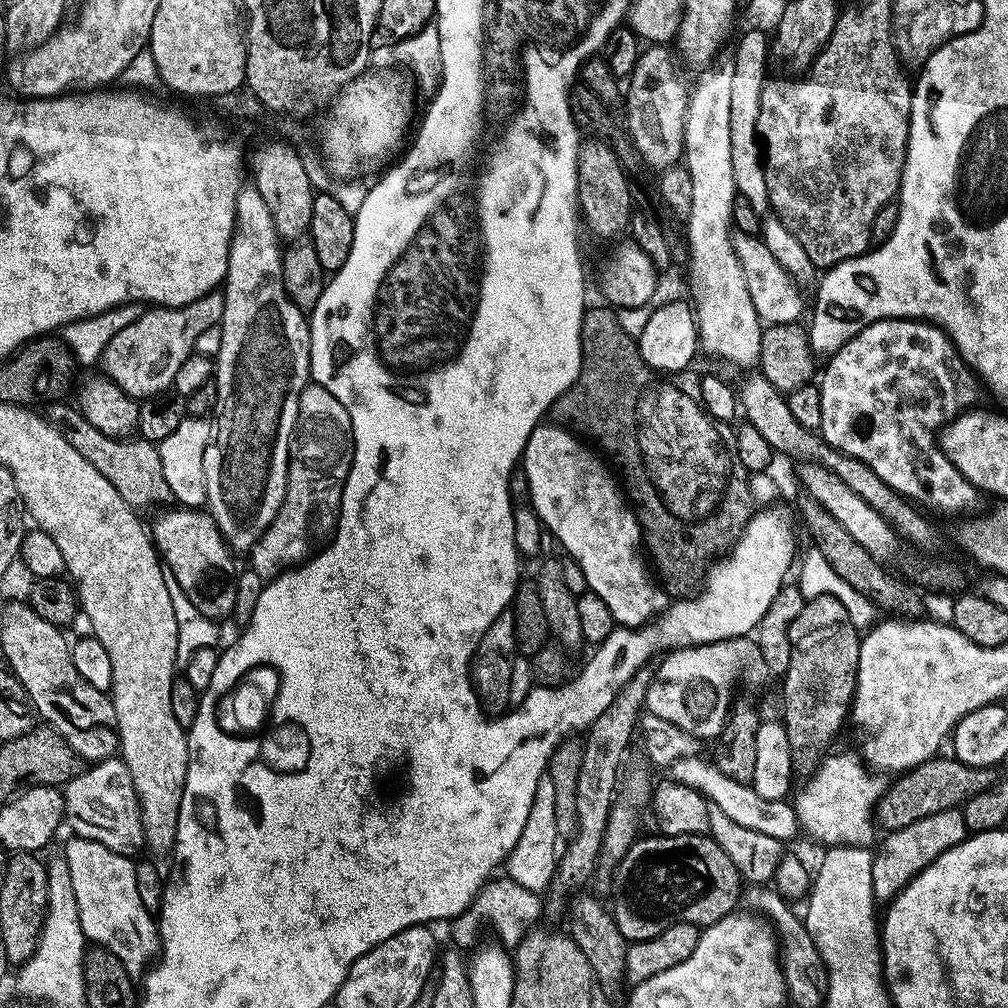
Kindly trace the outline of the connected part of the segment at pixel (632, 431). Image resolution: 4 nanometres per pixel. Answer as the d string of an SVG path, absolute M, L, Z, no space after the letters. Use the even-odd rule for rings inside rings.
M596 308L593 312L591 309L587 313L582 330L584 369L580 371L578 382L552 405L550 416L573 436L593 440L588 442L607 457L640 522L643 547L654 568L656 563L667 595L688 598L703 585L710 561L735 548L752 520L751 483L736 457L735 431L713 420L693 393L692 397L683 392L668 381L671 379L658 378L642 358L639 343L622 330L619 315L604 308Z

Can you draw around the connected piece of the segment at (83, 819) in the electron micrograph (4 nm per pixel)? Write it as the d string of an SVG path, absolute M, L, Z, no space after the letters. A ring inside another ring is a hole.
M122 759L89 767L69 781L63 793L67 827L72 827L79 839L93 840L129 858L135 857L135 852L145 851L143 810L134 778Z

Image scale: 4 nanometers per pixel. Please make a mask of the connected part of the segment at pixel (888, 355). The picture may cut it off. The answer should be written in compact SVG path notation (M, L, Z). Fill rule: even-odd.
M880 320L863 328L827 364L824 381L818 384L822 400L822 424L818 432L825 444L864 463L890 490L921 509L929 508L944 516L972 514L967 512L979 506L982 493L949 462L938 446L936 435L957 416L979 405L976 403L980 400L982 384L958 355L956 345L944 329L922 320Z

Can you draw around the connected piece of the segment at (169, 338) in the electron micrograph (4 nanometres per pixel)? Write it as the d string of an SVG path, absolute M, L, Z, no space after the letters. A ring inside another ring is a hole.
M220 290L181 308L153 307L140 315L134 326L126 326L126 330L110 342L104 351L103 375L137 402L171 393L176 387L178 370L182 370L182 365L194 354L196 340L202 338L206 330L219 328L223 322L224 294Z

